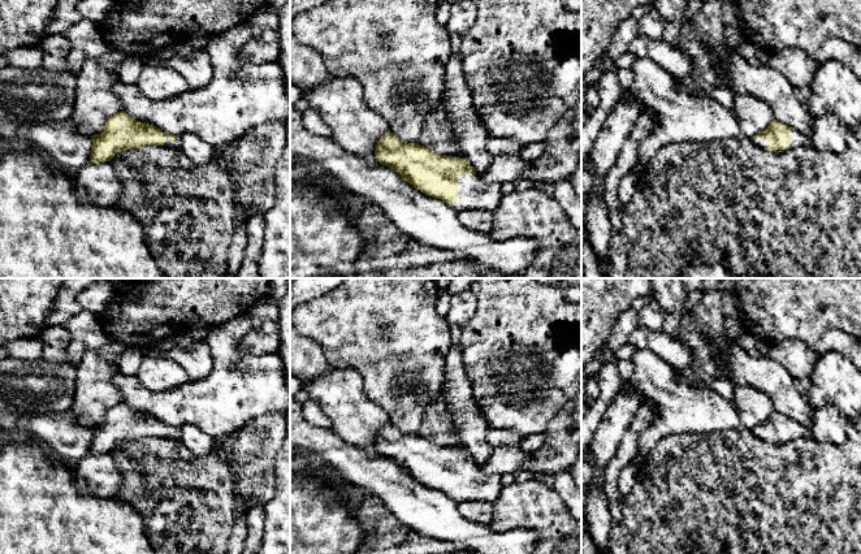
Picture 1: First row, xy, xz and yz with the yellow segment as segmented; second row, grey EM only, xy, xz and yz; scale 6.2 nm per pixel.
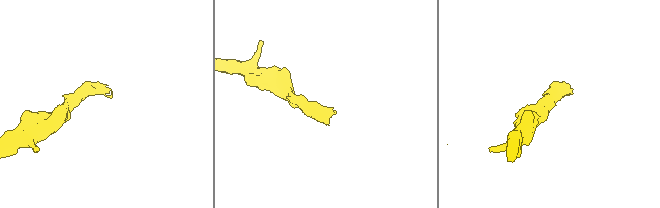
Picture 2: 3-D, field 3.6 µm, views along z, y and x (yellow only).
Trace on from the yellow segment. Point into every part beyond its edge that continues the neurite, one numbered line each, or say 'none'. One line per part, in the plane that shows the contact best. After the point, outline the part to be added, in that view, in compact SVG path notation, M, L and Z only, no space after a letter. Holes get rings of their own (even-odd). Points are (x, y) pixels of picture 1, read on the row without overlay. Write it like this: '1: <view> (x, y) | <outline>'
1: xz (474, 484) | M477 466L458 467L458 489L451 497L454 502L483 501L493 503L502 489L501 476L485 473Z

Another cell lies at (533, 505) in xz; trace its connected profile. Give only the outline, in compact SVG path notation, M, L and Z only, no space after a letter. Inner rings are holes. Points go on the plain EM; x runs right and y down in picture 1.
M536 480L514 481L502 486L499 497L492 505L490 528L494 531L525 528L540 536L531 554L581 554L581 520L570 514L563 499L548 484Z

